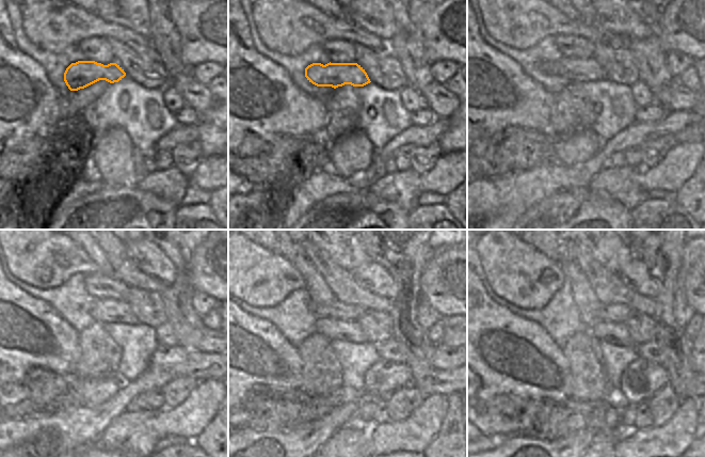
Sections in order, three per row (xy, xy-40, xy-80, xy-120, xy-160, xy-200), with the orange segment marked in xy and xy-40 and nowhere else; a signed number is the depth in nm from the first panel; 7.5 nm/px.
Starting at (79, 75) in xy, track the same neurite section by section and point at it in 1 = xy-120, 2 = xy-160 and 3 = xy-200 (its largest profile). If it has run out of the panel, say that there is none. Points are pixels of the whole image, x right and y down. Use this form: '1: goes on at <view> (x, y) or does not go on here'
1: goes on at xy-120 (106, 310)
2: goes on at xy-160 (350, 311)
3: goes on at xy-200 (598, 312)

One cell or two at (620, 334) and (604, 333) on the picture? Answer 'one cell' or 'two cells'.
one cell

